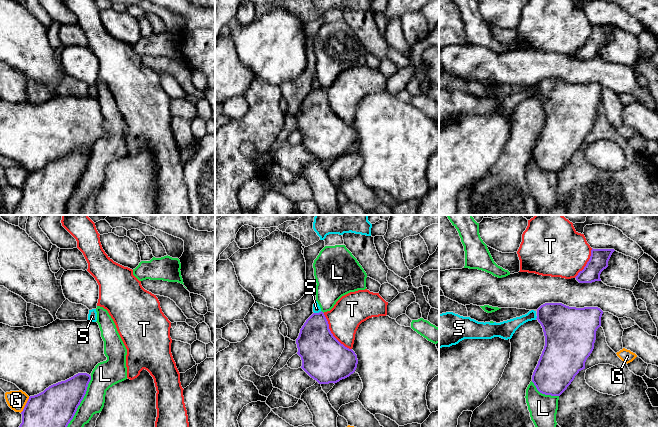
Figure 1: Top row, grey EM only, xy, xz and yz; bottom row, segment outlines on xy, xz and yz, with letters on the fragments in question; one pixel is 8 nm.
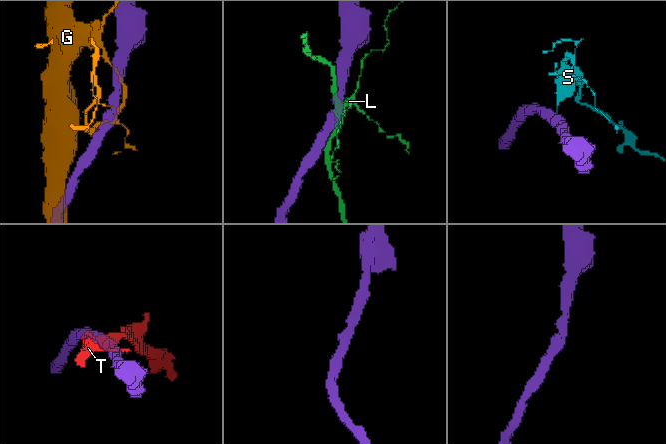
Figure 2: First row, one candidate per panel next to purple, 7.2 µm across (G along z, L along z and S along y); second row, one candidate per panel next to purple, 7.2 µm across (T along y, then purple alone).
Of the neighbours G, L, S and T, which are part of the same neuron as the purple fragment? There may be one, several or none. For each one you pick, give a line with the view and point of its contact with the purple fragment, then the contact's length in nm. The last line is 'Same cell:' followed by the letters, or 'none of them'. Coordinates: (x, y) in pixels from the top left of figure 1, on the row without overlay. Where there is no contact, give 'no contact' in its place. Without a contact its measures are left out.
Same cell: none of them

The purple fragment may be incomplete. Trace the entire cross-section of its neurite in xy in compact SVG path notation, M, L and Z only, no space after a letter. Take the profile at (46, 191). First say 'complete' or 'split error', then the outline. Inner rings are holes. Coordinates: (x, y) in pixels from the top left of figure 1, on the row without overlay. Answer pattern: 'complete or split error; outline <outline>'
complete; outline M78 149L30 172L13 215L65 215L67 202L83 176L91 152Z

